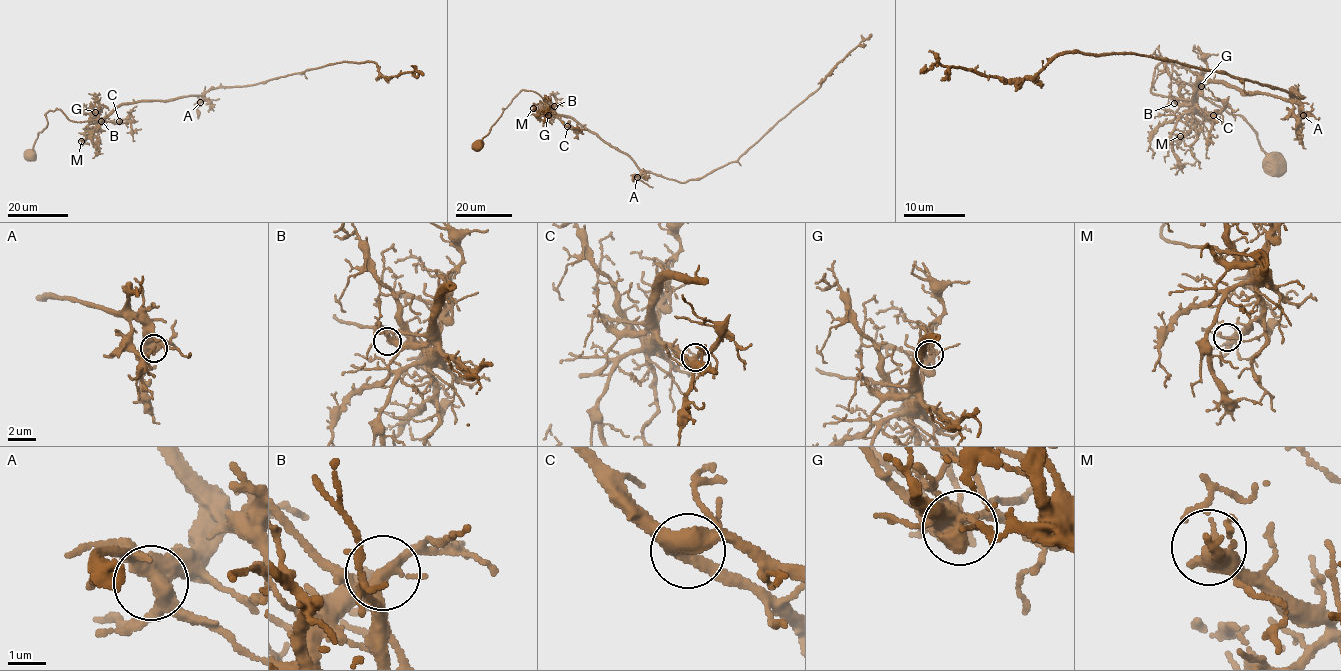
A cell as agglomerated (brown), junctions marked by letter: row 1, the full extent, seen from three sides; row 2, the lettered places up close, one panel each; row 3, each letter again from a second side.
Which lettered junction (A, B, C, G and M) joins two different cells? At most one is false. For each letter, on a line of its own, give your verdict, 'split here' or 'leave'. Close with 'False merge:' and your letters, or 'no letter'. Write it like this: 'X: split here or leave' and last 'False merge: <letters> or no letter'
A: leave
B: leave
C: leave
G: leave
M: leave
False merge: no letter

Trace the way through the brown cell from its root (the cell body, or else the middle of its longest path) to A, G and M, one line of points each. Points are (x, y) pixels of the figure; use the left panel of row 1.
A: (29, 156), (49, 111), (81, 122), (103, 119), (123, 104), (196, 95), (200, 102)
G: (29, 156), (38, 133), (46, 126), (49, 111), (60, 109), (77, 122), (98, 119), (93, 123), (95, 112)
M: (29, 156), (38, 133), (46, 126), (50, 110), (60, 109), (77, 122), (98, 119), (94, 131), (81, 140)

